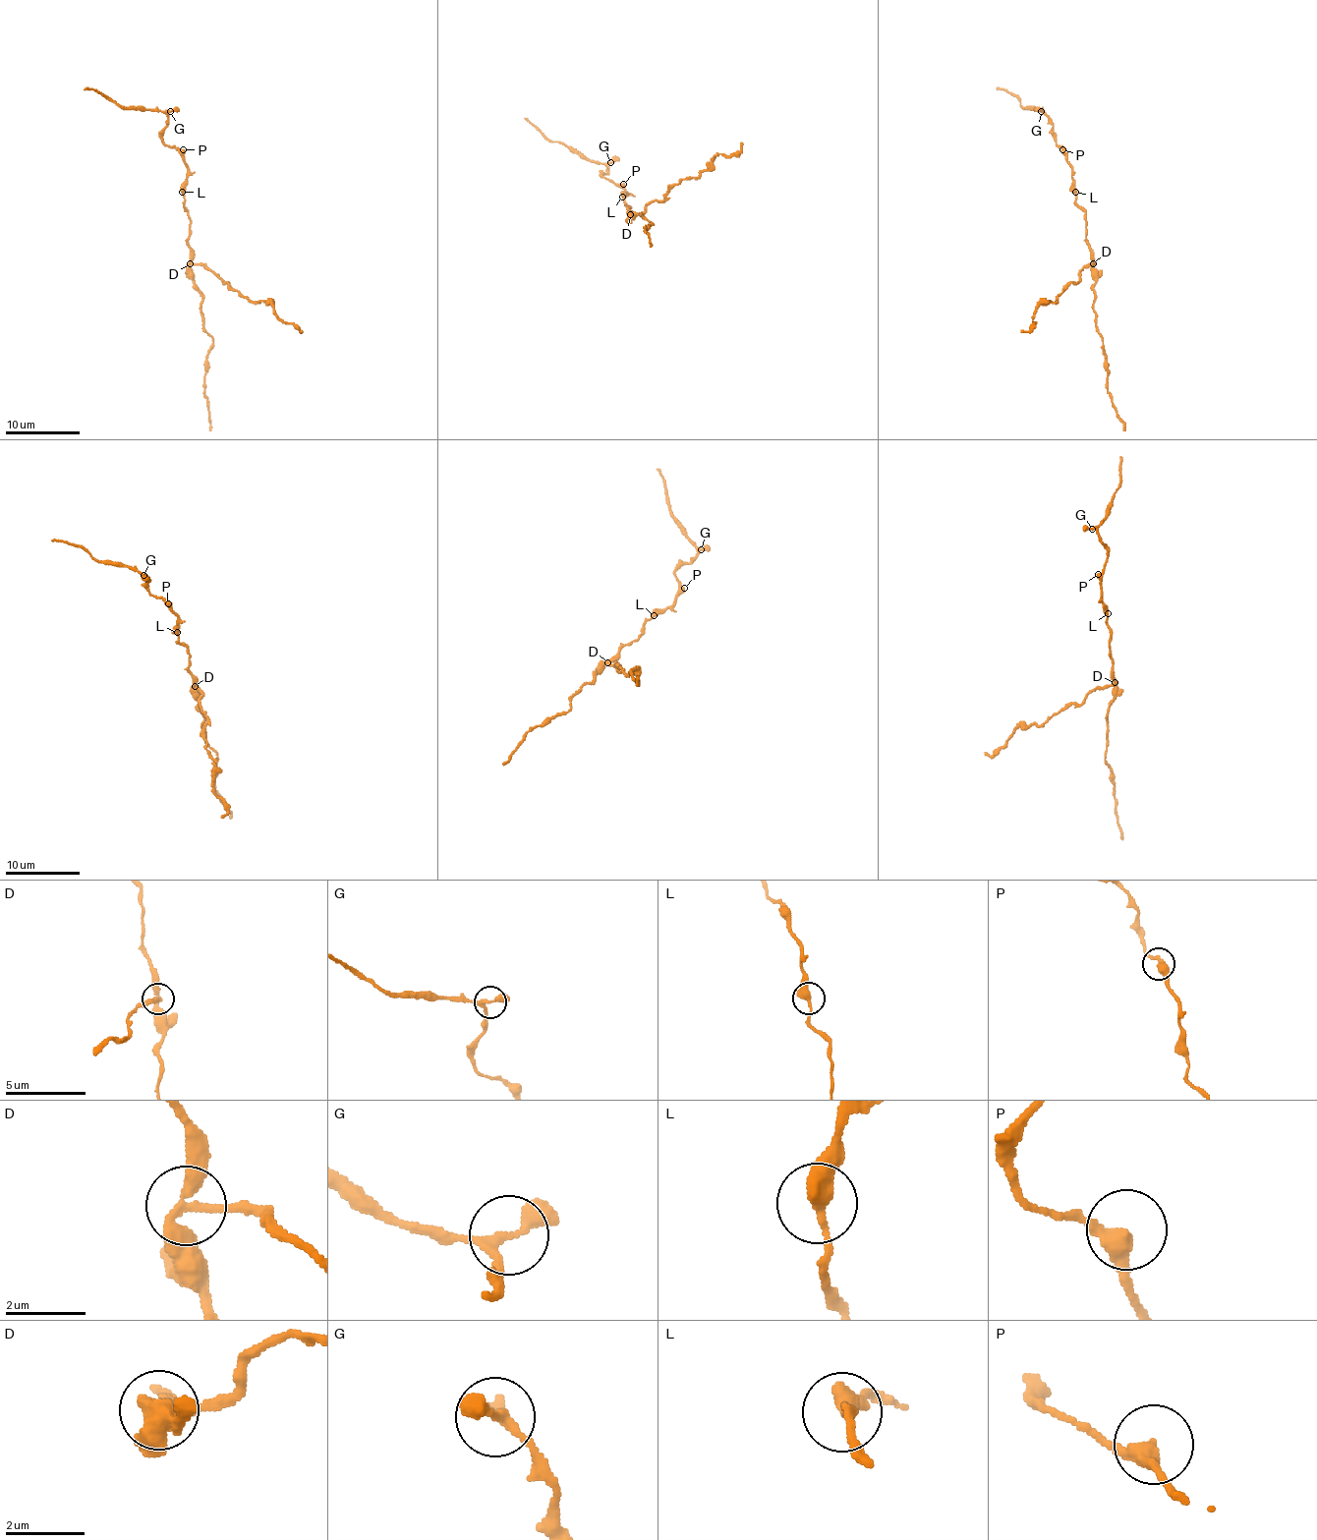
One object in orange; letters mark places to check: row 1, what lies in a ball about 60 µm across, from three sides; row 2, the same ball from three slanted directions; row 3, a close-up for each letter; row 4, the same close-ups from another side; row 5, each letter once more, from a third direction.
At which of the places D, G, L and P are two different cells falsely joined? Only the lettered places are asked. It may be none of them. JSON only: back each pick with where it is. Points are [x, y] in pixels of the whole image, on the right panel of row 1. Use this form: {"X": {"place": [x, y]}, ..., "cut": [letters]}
{"D": {"place": [1093, 263]}, "cut": ["D"]}

